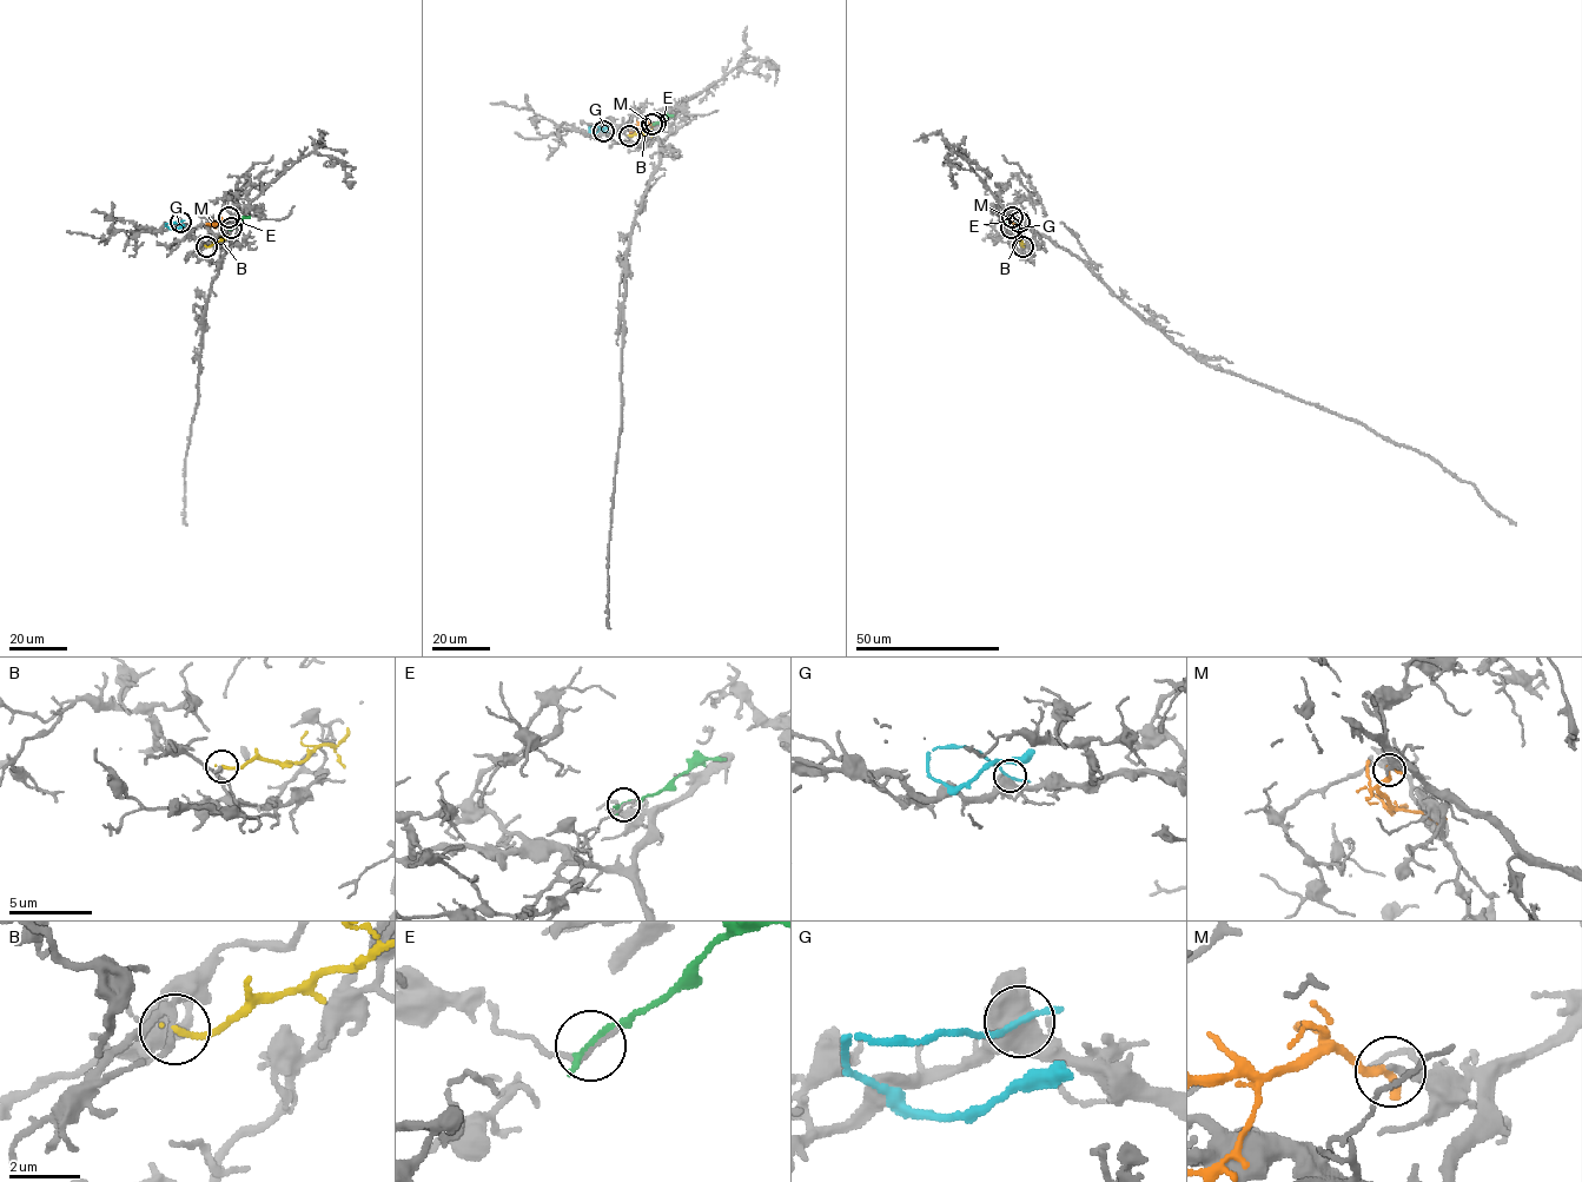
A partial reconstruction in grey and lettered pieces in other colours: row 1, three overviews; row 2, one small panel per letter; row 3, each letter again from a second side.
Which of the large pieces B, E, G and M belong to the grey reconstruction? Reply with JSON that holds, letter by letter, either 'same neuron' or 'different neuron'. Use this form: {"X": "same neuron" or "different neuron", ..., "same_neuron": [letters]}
{"B": "different neuron", "E": "different neuron", "G": "different neuron", "M": "different neuron", "same_neuron": []}

